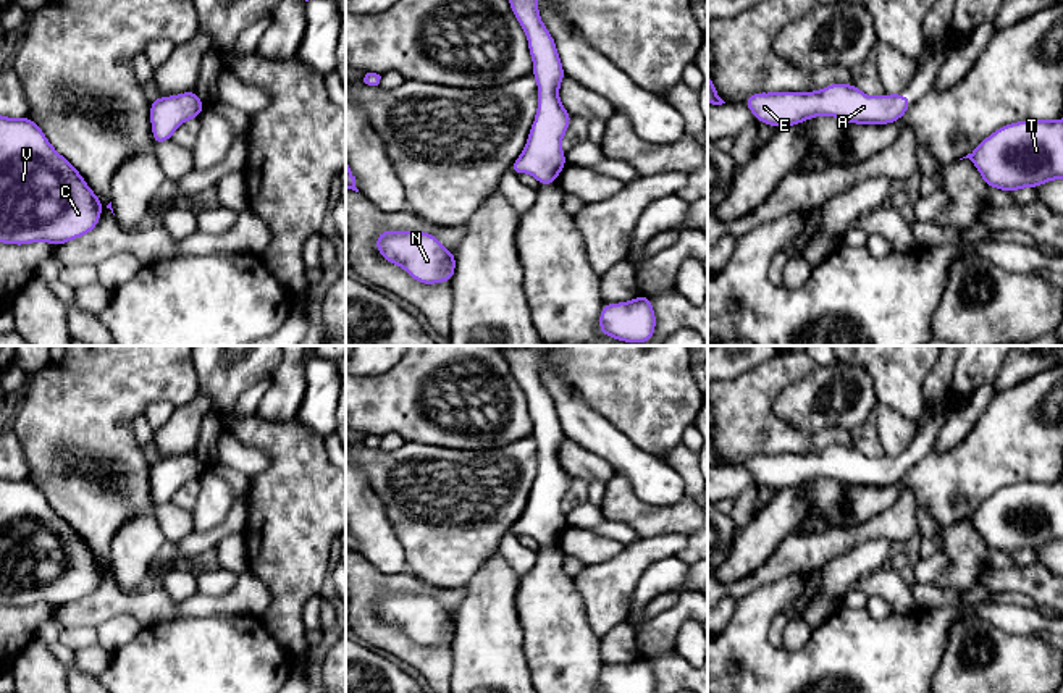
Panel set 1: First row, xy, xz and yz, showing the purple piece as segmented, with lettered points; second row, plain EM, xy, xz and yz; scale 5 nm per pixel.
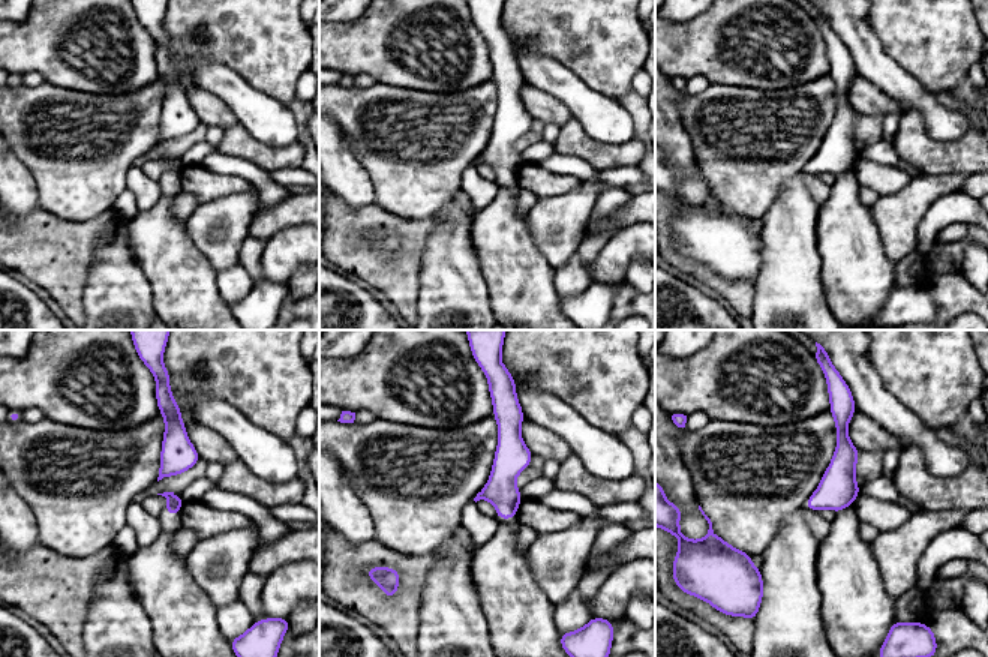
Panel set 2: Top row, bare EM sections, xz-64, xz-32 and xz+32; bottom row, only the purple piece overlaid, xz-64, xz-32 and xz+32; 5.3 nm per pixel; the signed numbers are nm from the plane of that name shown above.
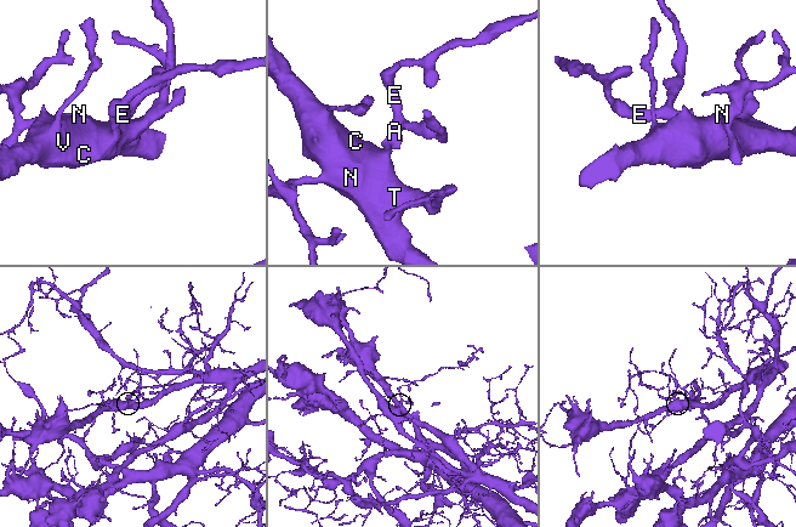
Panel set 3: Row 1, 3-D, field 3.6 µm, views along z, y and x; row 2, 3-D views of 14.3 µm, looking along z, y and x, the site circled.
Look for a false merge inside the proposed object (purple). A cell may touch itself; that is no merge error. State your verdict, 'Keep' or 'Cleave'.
Keep

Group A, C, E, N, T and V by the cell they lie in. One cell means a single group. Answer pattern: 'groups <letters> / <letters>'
groups A C E N T V

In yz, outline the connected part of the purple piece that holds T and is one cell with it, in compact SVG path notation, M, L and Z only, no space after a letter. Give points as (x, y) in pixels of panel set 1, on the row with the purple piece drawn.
M1063 118L1005 124L963 158L974 163L985 187L1010 194L1063 179Z

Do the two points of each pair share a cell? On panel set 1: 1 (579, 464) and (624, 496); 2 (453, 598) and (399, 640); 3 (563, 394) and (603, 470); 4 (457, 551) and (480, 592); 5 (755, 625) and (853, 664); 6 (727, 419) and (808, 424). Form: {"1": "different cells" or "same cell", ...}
{"1": "different cells", "2": "same cell", "3": "different cells", "4": "different cells", "5": "same cell", "6": "different cells"}

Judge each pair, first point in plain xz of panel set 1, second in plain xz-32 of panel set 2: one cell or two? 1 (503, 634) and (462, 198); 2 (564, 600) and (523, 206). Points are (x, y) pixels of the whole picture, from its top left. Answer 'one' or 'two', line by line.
1: two
2: two

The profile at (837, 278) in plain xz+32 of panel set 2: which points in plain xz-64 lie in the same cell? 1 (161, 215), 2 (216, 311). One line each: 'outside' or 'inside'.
1: inside
2: inside

